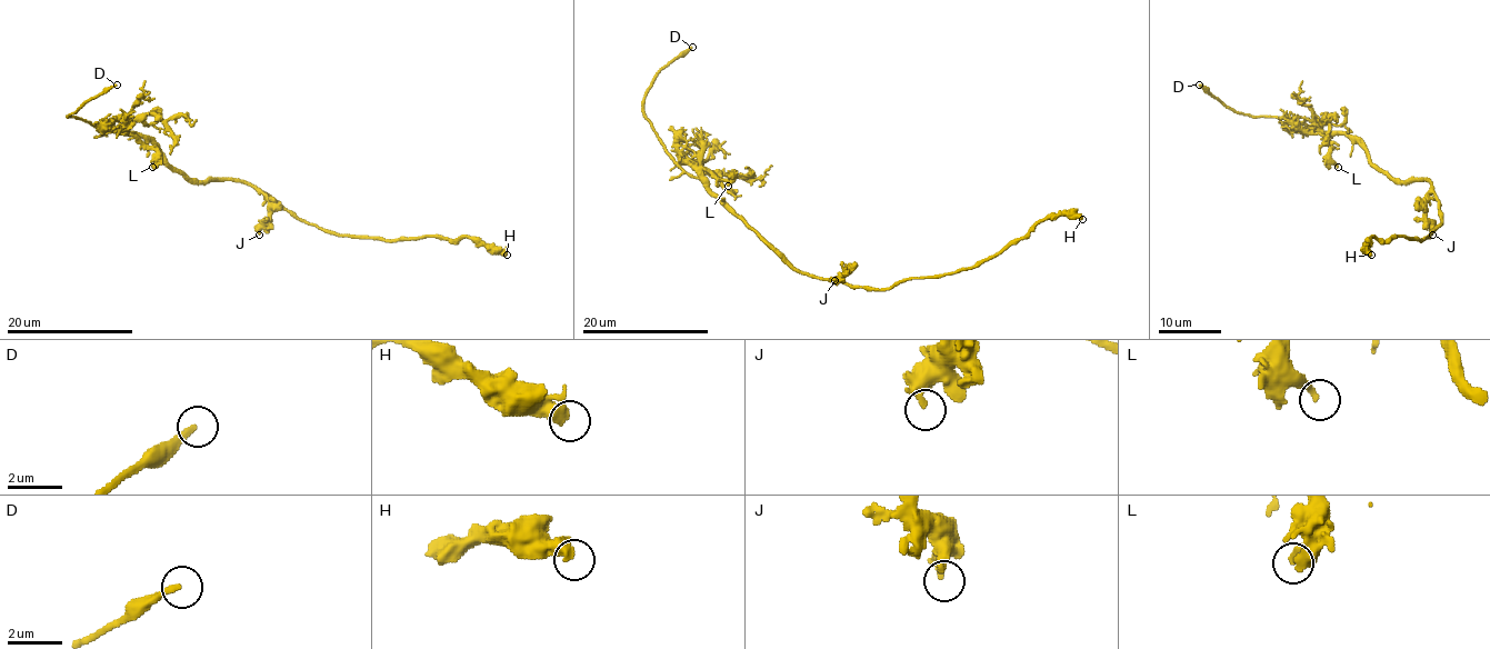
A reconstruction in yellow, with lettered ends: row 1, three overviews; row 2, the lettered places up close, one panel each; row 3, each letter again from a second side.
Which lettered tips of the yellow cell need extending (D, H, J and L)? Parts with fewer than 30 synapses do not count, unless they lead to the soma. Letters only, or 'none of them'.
D

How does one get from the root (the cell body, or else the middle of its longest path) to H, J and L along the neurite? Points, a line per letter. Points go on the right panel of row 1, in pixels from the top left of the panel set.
H: (1424, 179), (1437, 197), (1442, 222), (1423, 239), (1404, 236), (1377, 239), (1374, 236), (1367, 243), (1371, 255)
J: (1424, 179), (1431, 185), (1424, 201), (1424, 220), (1432, 235)
L: (1424, 179), (1393, 181), (1357, 141), (1344, 133), (1321, 133), (1331, 145), (1330, 159), (1338, 167)

